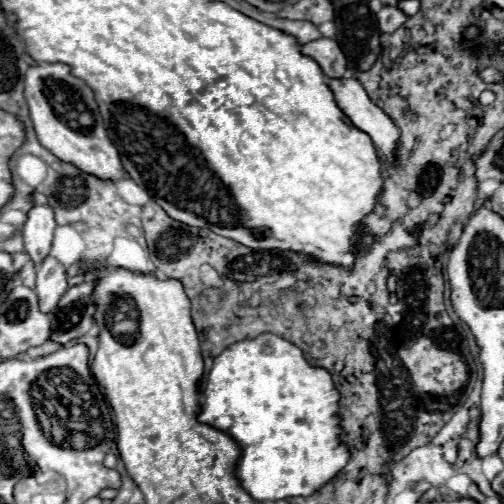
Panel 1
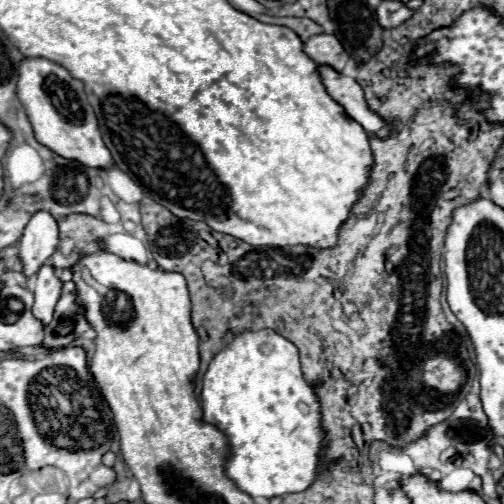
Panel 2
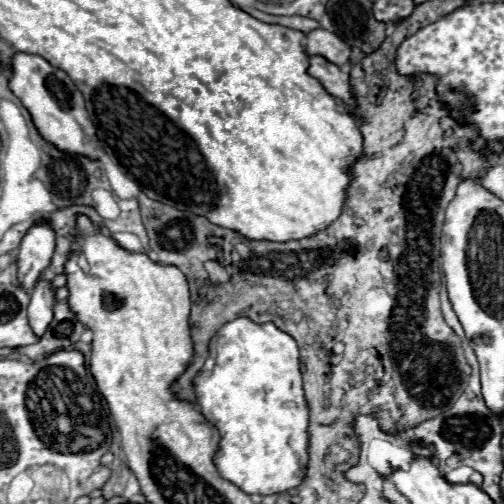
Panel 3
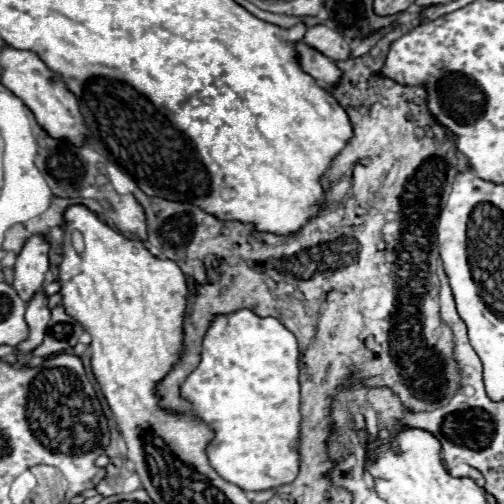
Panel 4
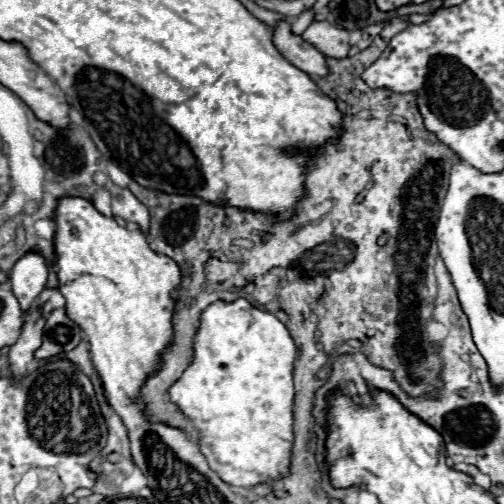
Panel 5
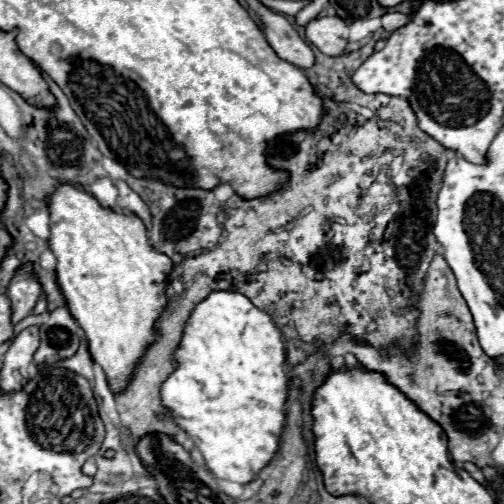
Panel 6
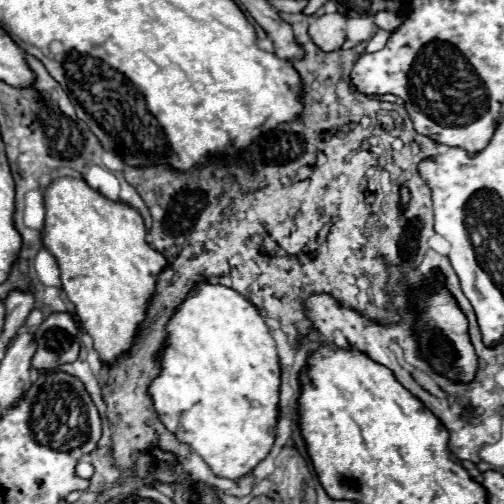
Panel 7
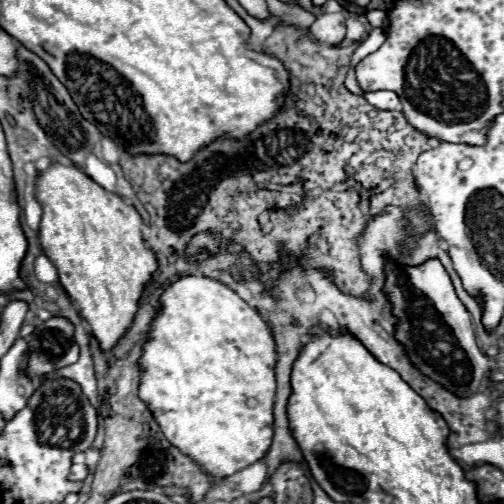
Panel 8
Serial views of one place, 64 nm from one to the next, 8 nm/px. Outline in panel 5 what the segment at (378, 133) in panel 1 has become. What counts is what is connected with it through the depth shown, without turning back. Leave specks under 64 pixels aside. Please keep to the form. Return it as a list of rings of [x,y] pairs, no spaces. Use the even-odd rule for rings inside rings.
[[[280,20],[276,24],[276,28],[272,30],[272,42],[276,50],[302,72],[310,76],[312,74],[320,76],[320,72],[324,72],[324,56],[312,44],[308,44],[302,36],[292,34],[290,22]]]

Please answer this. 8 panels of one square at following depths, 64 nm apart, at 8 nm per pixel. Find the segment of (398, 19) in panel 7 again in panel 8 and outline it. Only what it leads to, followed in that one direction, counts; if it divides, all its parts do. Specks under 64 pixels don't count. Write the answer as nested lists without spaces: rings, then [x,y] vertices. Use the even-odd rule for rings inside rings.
[[[382,10],[366,11],[364,15],[373,27],[385,29],[388,25],[388,14]]]

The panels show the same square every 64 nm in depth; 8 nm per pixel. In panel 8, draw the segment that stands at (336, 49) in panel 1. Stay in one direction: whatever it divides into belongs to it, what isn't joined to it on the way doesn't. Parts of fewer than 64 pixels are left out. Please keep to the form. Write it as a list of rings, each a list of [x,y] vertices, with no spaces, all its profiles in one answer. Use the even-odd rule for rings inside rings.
[[[336,12],[336,14],[320,14],[314,20],[314,24],[310,26],[310,32],[320,42],[340,44],[342,38],[344,38],[344,34],[346,34],[344,14],[340,14],[340,12]]]

